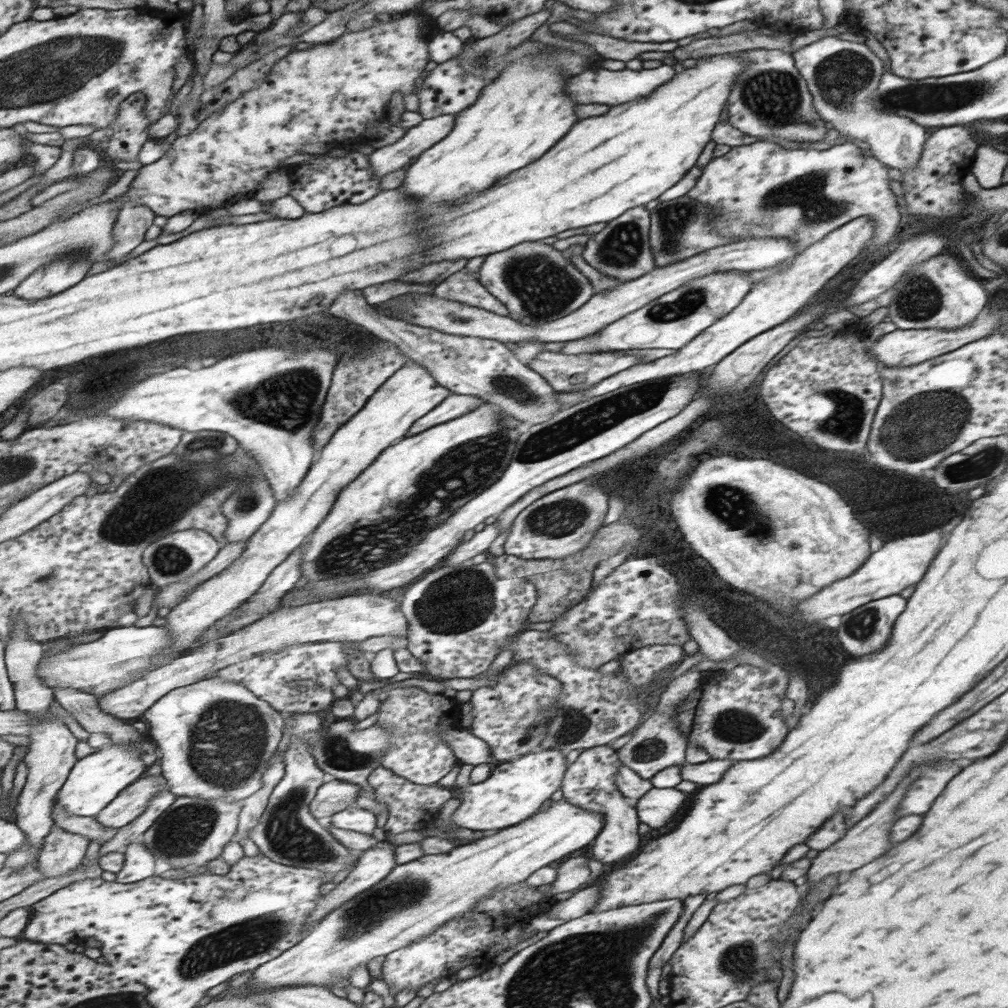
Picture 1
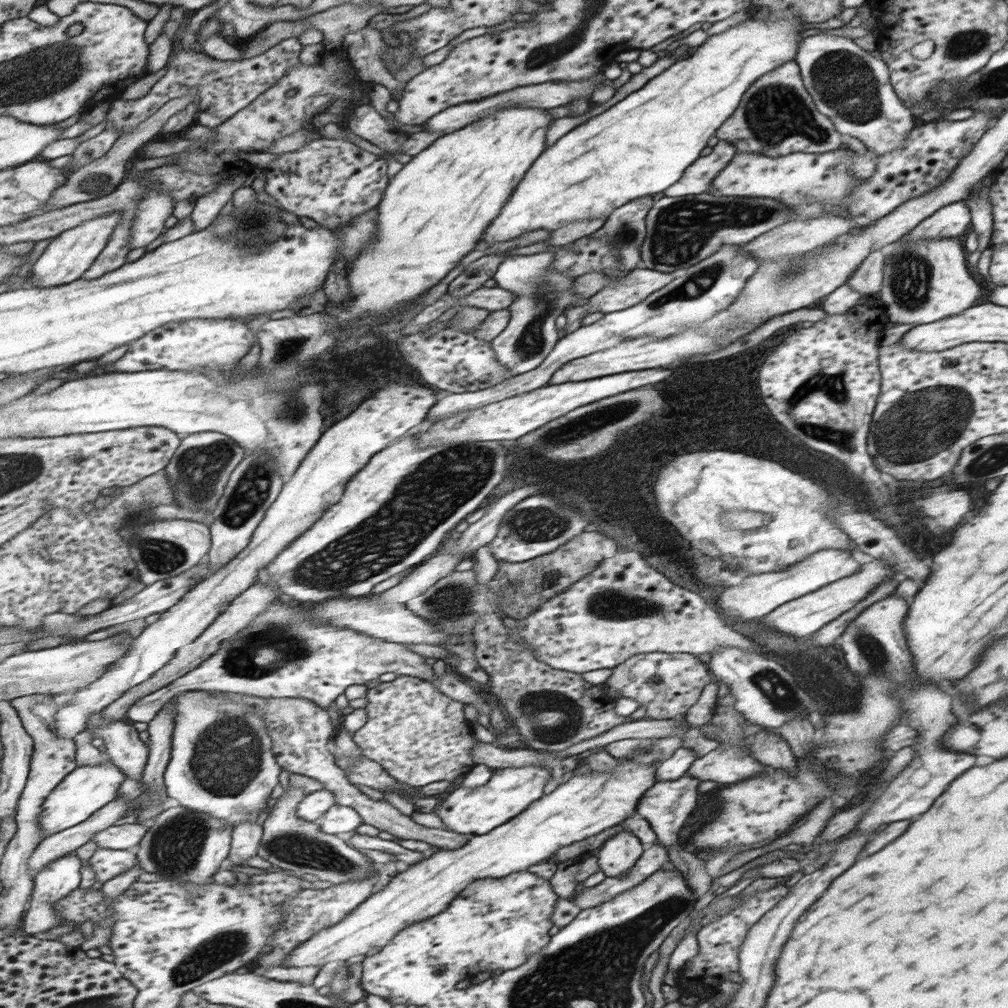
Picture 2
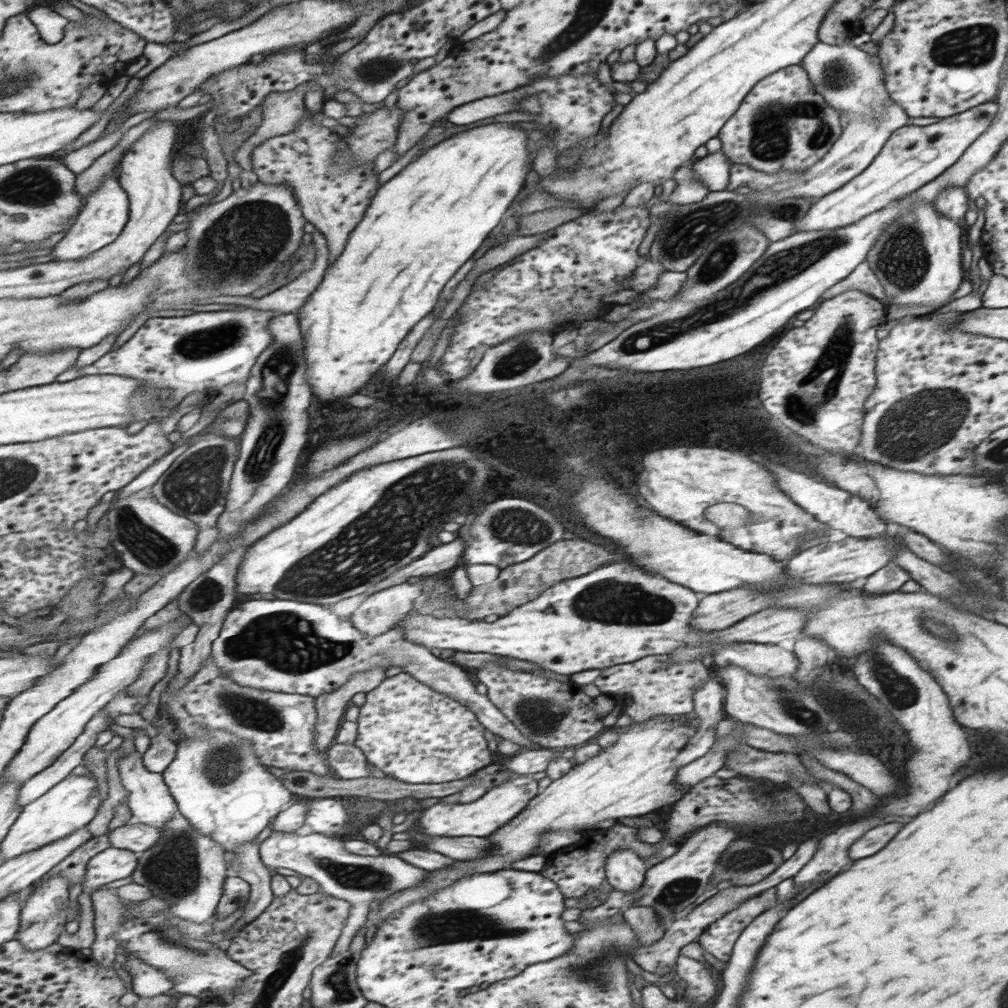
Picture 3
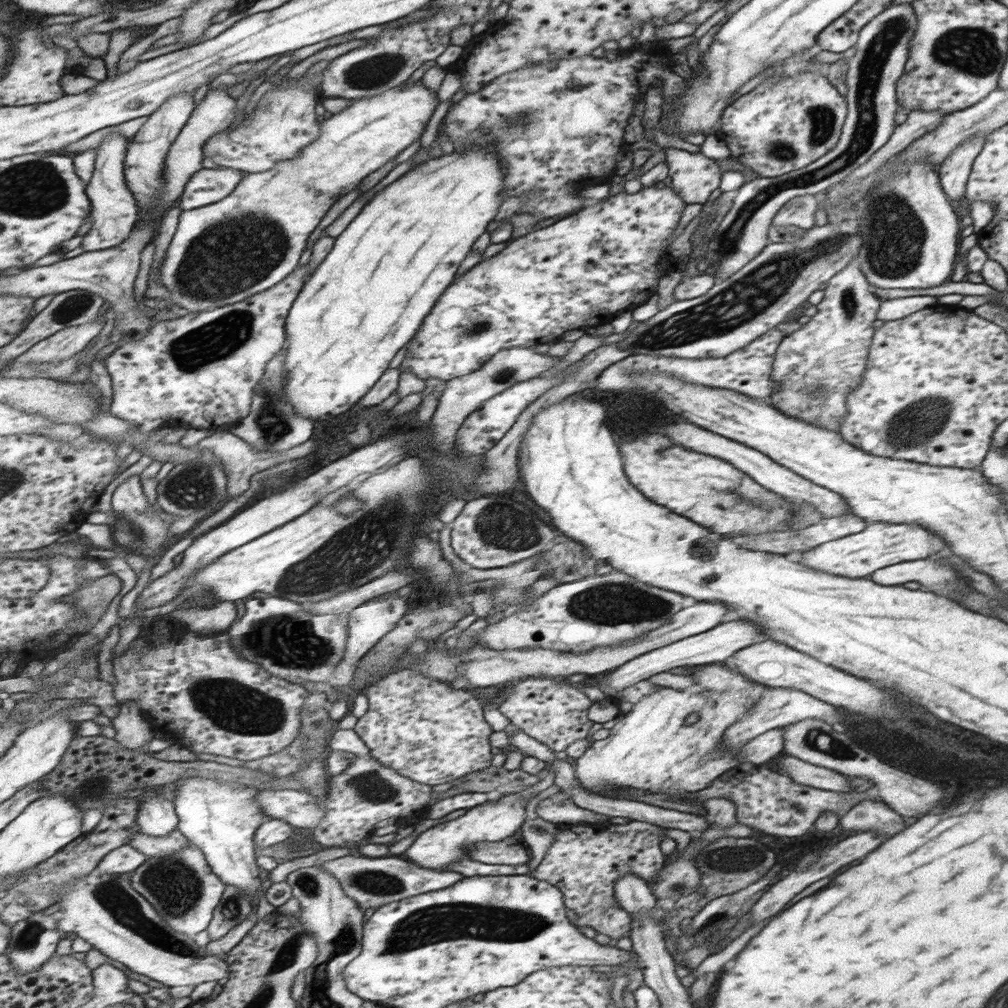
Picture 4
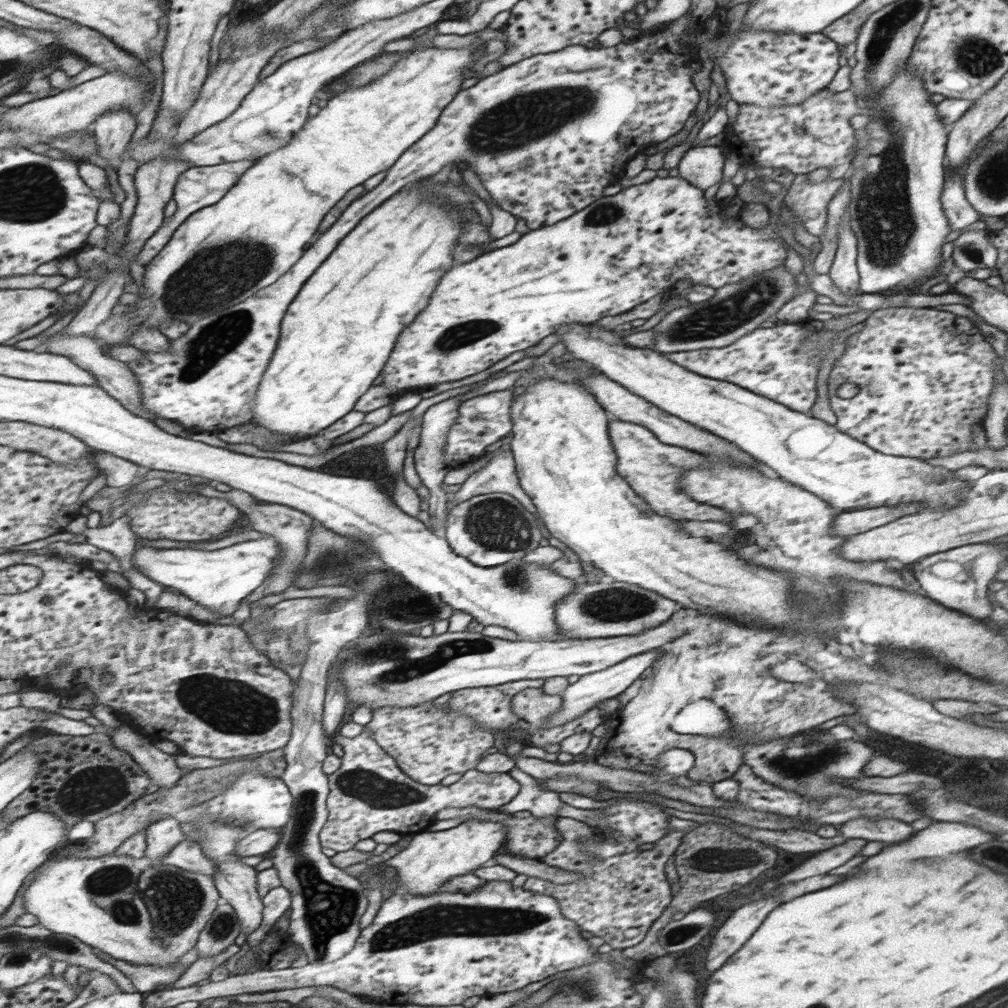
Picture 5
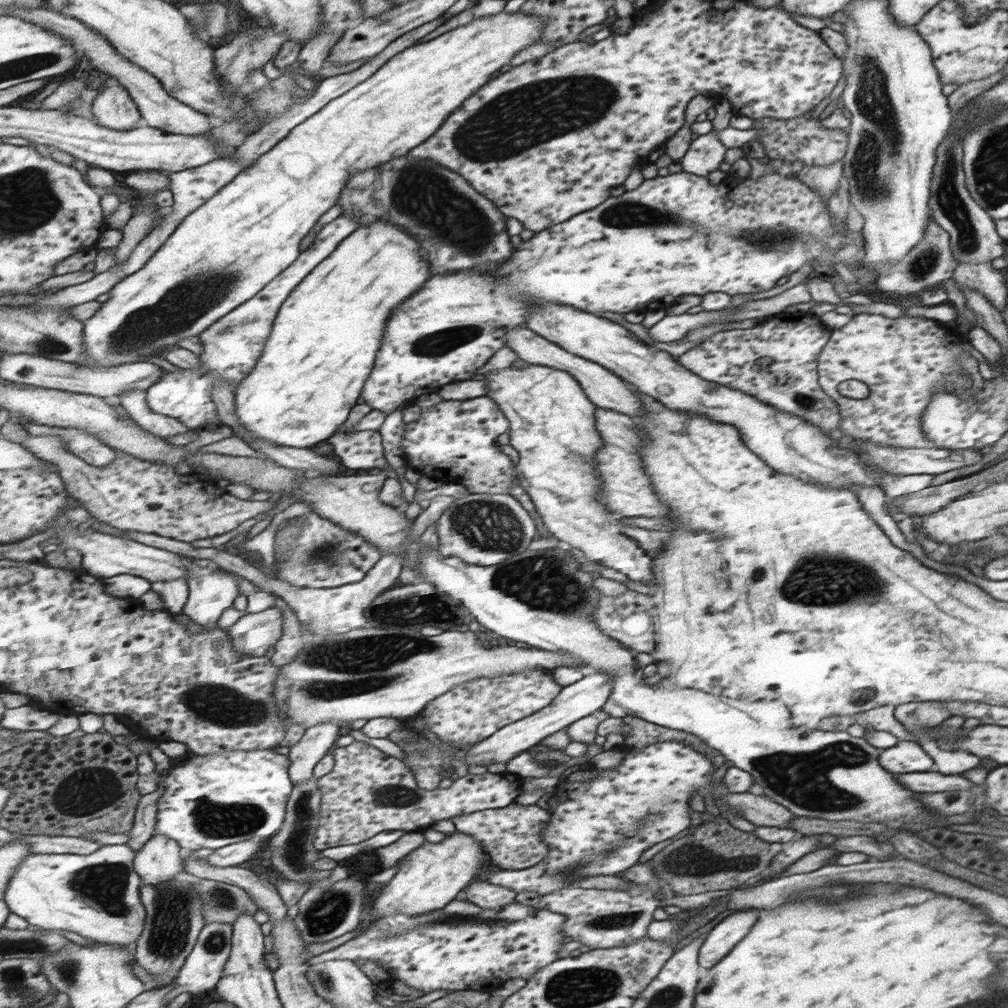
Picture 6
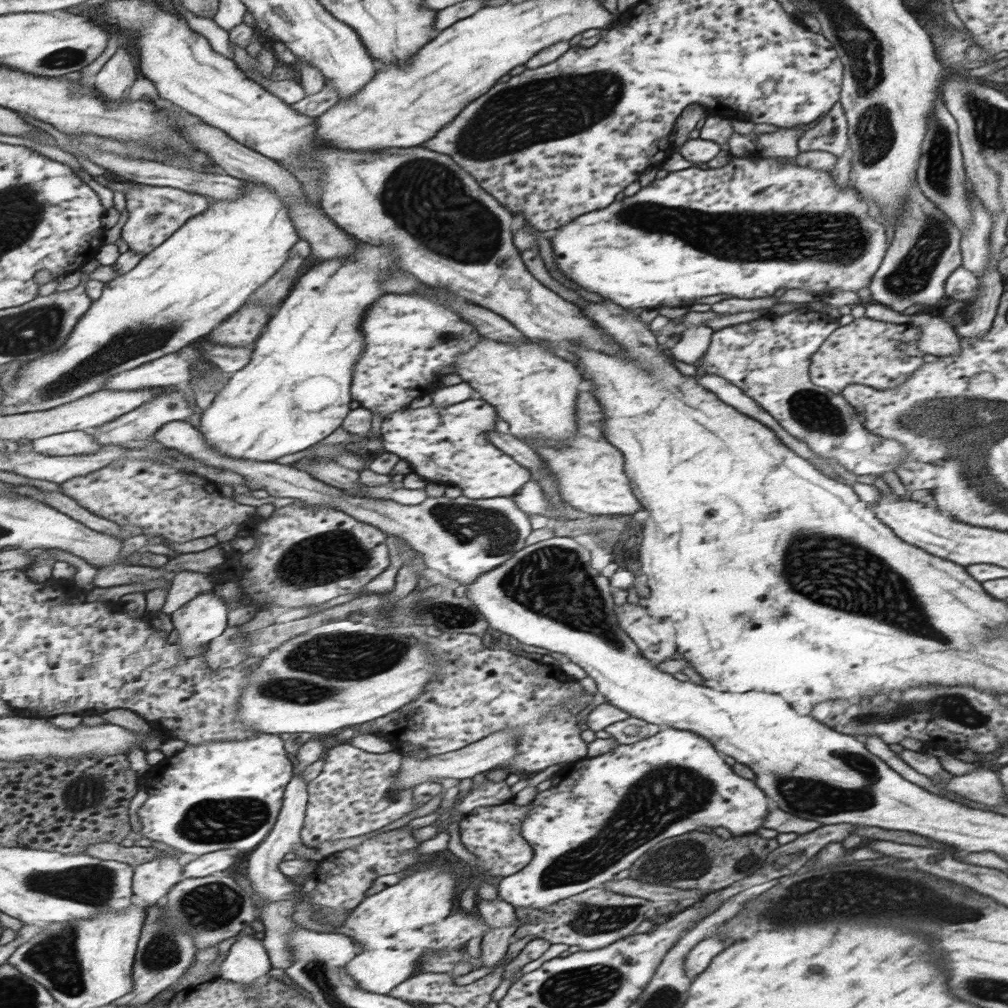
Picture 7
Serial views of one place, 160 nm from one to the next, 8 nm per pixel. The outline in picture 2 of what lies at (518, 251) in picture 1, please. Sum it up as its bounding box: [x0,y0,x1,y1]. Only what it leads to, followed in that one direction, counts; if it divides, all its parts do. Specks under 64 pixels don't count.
[489,251,581,376]

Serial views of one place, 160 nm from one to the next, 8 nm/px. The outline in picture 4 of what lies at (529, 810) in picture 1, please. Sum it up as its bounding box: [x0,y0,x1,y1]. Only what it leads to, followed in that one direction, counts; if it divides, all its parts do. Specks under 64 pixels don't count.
[404,782,543,870]

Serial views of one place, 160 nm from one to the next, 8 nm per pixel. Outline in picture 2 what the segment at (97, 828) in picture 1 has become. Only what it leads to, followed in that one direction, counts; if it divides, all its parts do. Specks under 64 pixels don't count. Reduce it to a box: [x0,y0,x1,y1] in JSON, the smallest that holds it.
[93,824,149,850]

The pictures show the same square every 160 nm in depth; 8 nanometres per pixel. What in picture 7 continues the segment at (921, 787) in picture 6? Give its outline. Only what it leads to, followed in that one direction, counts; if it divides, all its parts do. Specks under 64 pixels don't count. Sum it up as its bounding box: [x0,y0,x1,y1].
[943,770,1003,806]

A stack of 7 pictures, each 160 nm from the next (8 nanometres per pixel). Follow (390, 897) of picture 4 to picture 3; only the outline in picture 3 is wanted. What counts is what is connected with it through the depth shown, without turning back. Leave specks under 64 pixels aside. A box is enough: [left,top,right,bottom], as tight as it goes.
[260,832,429,958]

